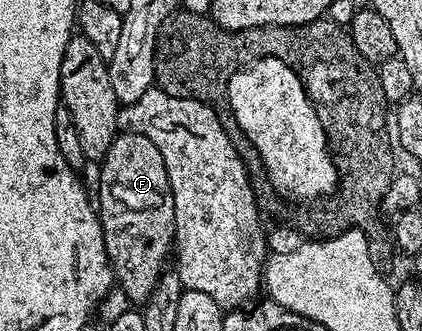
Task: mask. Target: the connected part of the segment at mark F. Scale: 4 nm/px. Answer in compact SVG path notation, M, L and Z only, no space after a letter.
M119 132L98 168L97 211L99 225L103 231L107 261L111 264L111 275L117 288L120 288L129 299L145 302L158 284L161 273L168 267L175 242L173 194L169 184L169 174L161 158L161 150L157 150L157 146L153 146L153 142L145 138L145 134Z

